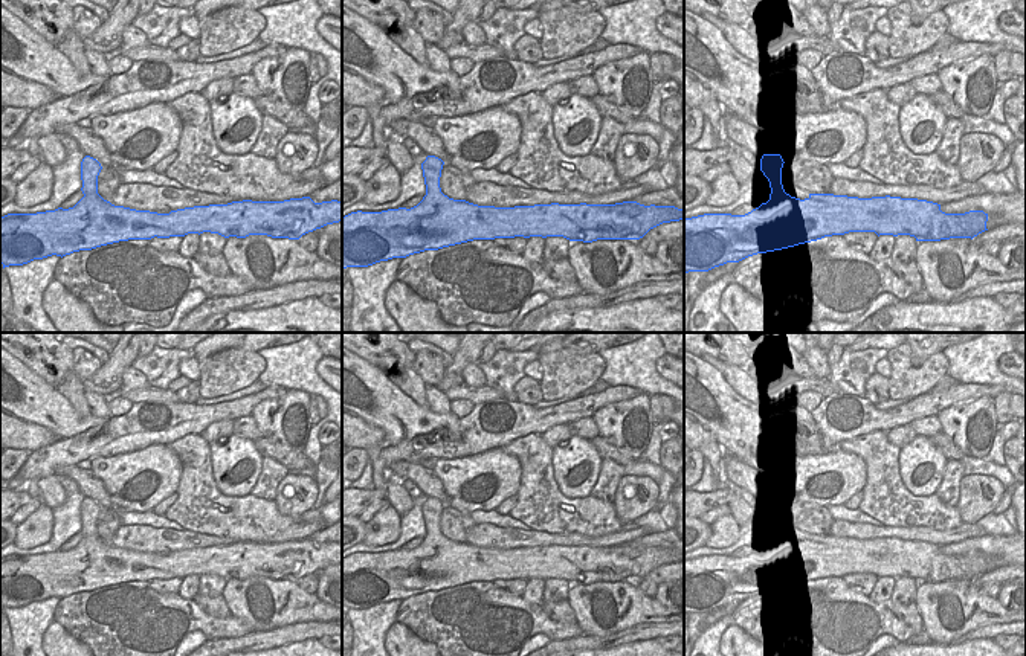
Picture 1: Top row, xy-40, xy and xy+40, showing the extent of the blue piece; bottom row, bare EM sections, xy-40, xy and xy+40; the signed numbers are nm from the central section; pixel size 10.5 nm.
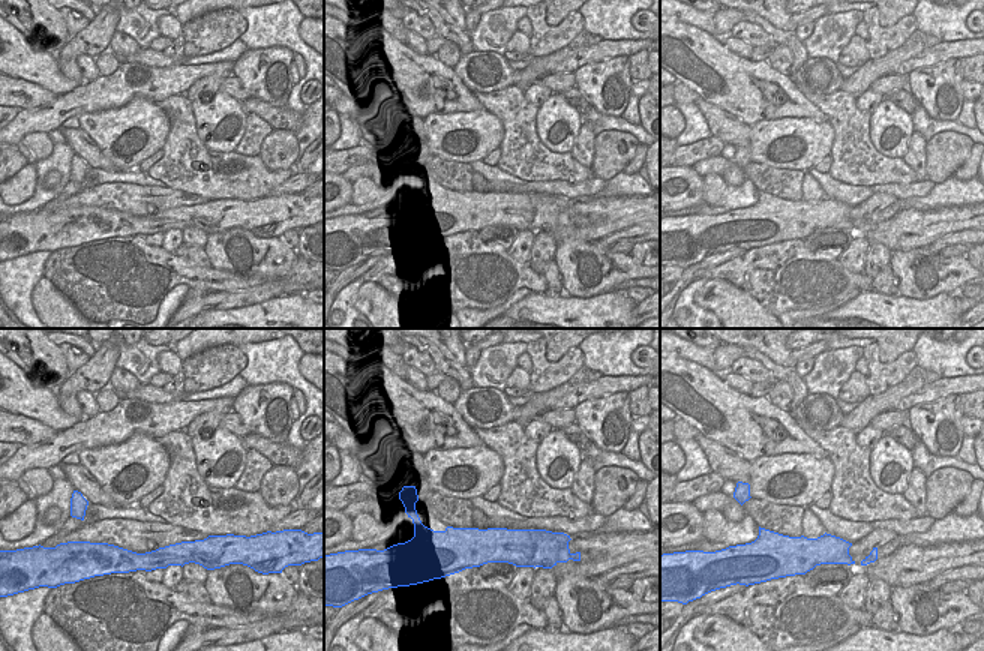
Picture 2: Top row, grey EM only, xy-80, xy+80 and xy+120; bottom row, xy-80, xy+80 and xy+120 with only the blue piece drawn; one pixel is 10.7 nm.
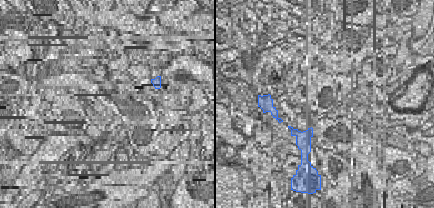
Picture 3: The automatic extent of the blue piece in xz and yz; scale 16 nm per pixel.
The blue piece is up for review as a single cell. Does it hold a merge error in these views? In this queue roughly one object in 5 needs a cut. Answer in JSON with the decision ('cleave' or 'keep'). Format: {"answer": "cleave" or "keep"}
{"answer": "keep"}

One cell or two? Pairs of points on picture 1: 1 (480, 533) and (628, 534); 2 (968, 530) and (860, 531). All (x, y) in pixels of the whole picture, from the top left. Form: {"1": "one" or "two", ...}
{"1": "one", "2": "one"}

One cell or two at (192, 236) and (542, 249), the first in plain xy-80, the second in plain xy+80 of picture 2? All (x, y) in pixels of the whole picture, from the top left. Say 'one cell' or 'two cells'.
one cell

